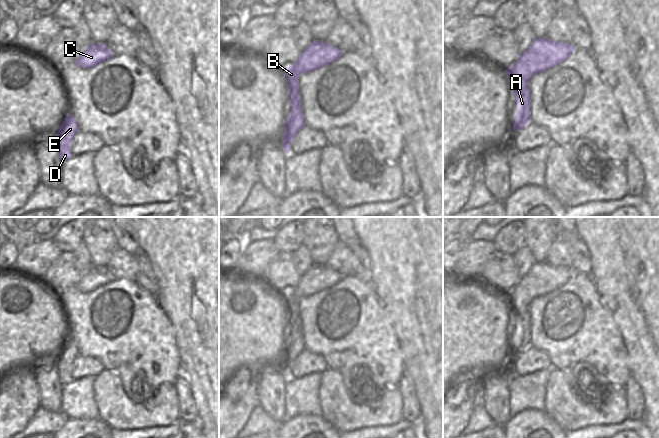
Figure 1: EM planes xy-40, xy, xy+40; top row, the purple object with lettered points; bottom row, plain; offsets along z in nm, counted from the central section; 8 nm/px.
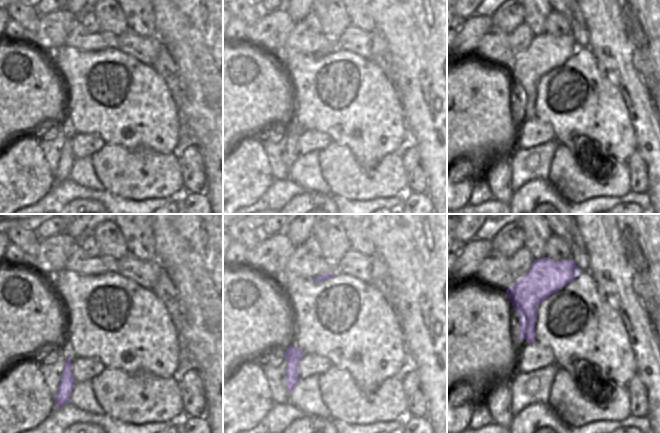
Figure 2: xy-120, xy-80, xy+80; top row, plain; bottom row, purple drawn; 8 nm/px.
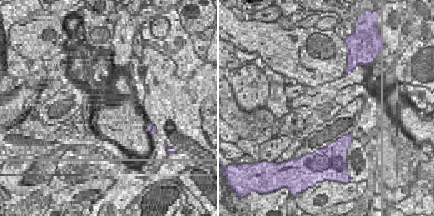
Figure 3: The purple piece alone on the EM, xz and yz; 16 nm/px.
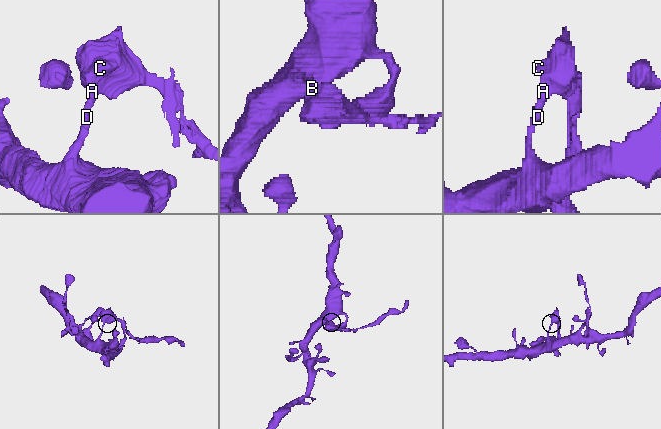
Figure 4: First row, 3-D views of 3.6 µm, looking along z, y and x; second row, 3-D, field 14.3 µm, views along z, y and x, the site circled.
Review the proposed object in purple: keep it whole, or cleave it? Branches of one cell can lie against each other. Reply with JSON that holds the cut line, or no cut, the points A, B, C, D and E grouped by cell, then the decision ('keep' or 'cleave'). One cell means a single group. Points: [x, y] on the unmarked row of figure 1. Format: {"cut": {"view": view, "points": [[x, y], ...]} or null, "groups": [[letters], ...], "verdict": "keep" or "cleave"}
{"cut": {"view": "xy", "points": [[300, 325], [296, 331], [291, 332]]}, "groups": [["A", "B", "C"], ["D", "E"]], "verdict": "cleave"}

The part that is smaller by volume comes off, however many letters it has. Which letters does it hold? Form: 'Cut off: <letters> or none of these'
Cut off: A, B, C

